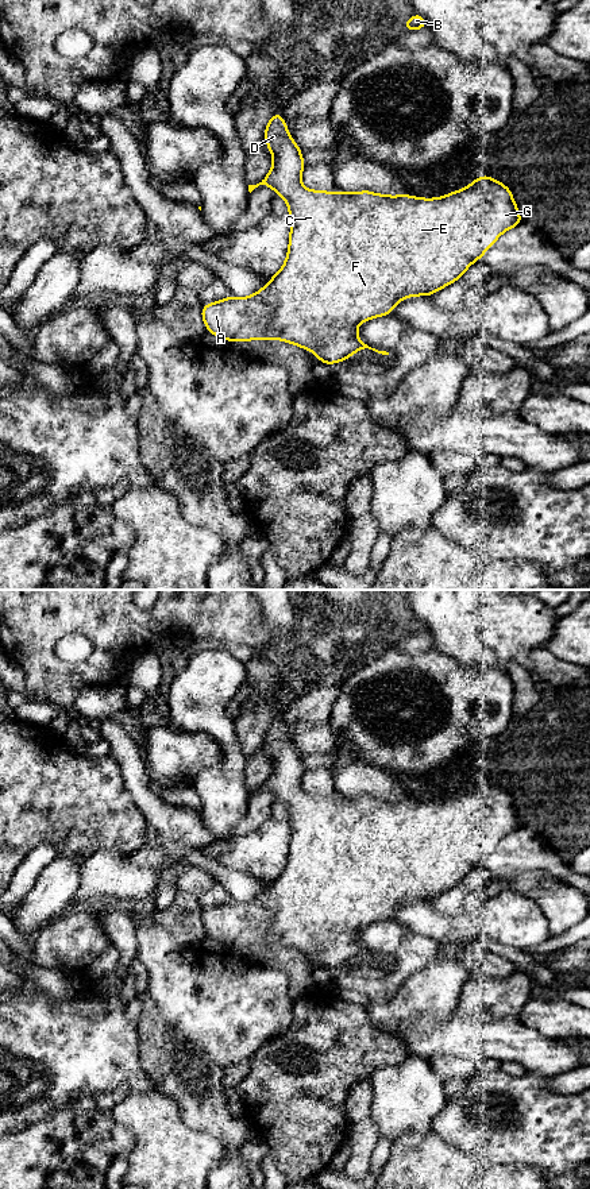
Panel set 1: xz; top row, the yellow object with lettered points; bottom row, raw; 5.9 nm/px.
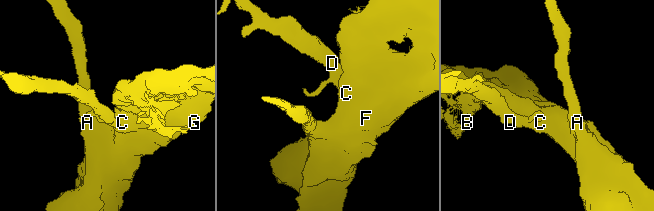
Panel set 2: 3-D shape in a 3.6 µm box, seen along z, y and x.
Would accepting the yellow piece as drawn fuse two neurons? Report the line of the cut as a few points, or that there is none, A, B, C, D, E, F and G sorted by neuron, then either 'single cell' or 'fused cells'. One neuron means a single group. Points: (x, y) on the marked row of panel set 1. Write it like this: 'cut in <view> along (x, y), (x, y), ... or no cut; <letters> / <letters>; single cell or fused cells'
no cut; A B C D E F G; single cell

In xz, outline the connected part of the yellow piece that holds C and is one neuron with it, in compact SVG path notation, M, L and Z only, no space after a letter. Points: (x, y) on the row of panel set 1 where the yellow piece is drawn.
M275 112L271 119L269 120L267 127L265 128L265 142L267 143L267 148L271 151L273 154L273 167L270 170L270 173L257 185L248 185L248 192L251 193L255 188L258 188L259 185L265 185L265 186L270 186L275 190L275 194L281 196L289 206L289 219L290 219L290 239L289 239L289 248L288 248L288 255L286 255L286 260L282 266L282 269L273 277L270 278L270 282L266 283L265 287L262 287L261 290L258 290L255 294L246 297L246 298L239 298L235 296L231 296L228 298L224 298L221 301L213 302L213 304L207 304L203 305L203 310L201 310L201 317L205 323L207 331L208 333L212 333L215 336L221 337L225 341L231 341L231 340L239 340L239 341L247 341L247 340L258 340L258 339L275 339L275 340L282 340L282 341L288 341L292 344L296 344L304 350L309 350L312 351L321 363L325 364L332 364L332 363L339 363L346 360L347 358L350 358L354 352L359 351L359 350L373 350L378 354L382 355L389 355L389 352L386 351L378 351L375 348L369 347L367 344L365 344L363 341L359 340L358 335L356 335L356 328L359 324L362 324L363 321L371 320L374 317L381 317L385 314L390 314L393 308L404 298L406 297L413 297L413 296L432 296L433 293L436 293L437 290L443 289L447 285L451 285L452 282L455 282L456 279L459 279L464 271L470 267L470 265L473 262L477 262L478 259L482 258L482 255L486 252L487 248L490 248L494 242L498 239L500 235L502 235L505 231L513 228L514 225L522 224L521 221L521 215L518 212L517 205L513 201L513 194L510 192L510 189L508 186L505 186L504 184L498 182L497 179L489 177L489 175L482 175L479 178L475 178L467 188L458 190L458 192L452 192L448 193L440 198L419 198L419 197L412 197L410 194L402 194L402 196L383 196L383 194L377 194L369 190L363 190L363 192L358 192L358 193L344 193L344 192L319 192L319 190L311 190L311 189L305 189L301 186L301 173L302 169L305 167L305 162L301 157L301 148L293 142L290 134L288 132L286 128L286 123L284 120L284 117L281 116L279 112Z

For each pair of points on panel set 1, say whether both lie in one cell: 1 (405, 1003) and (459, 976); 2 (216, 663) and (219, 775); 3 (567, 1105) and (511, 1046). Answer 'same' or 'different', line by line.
1: same
2: same
3: different

